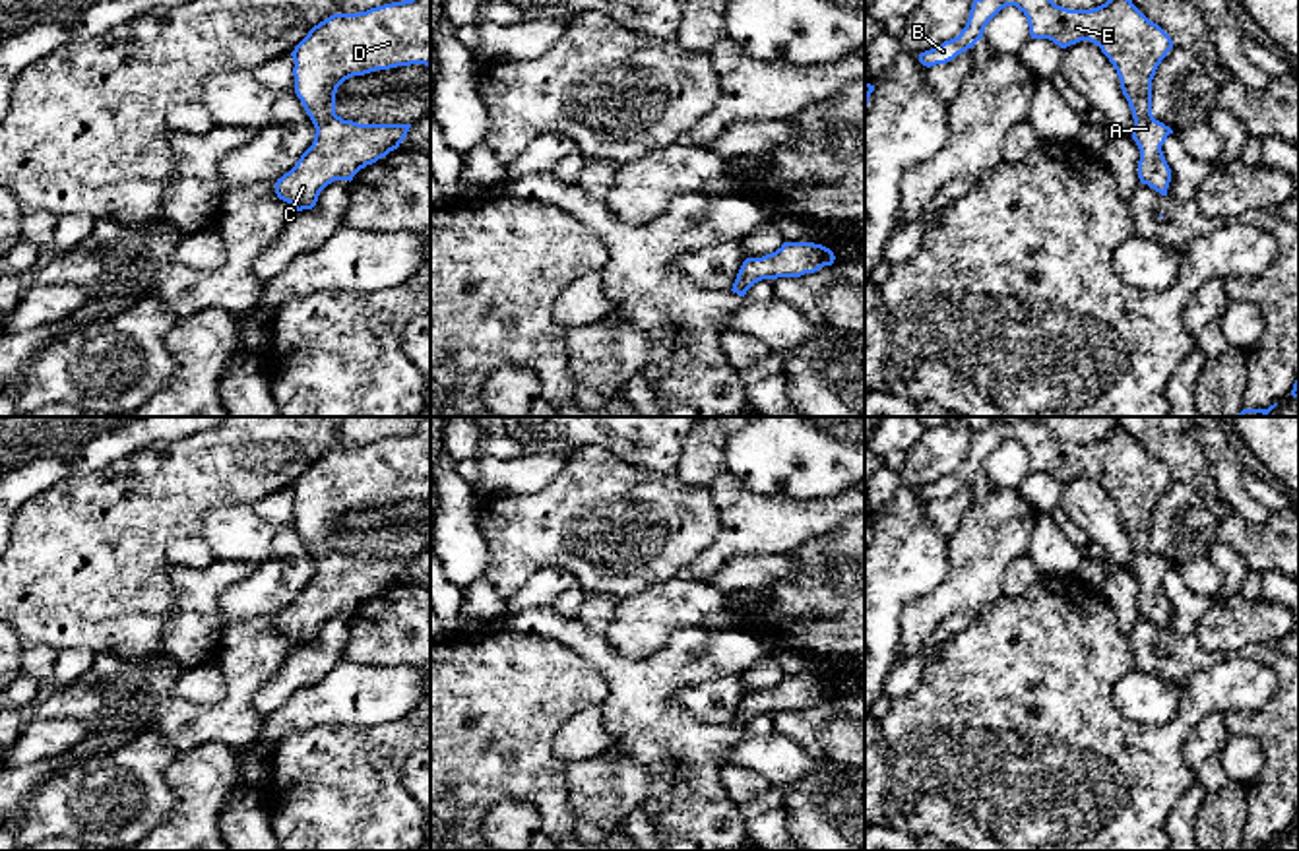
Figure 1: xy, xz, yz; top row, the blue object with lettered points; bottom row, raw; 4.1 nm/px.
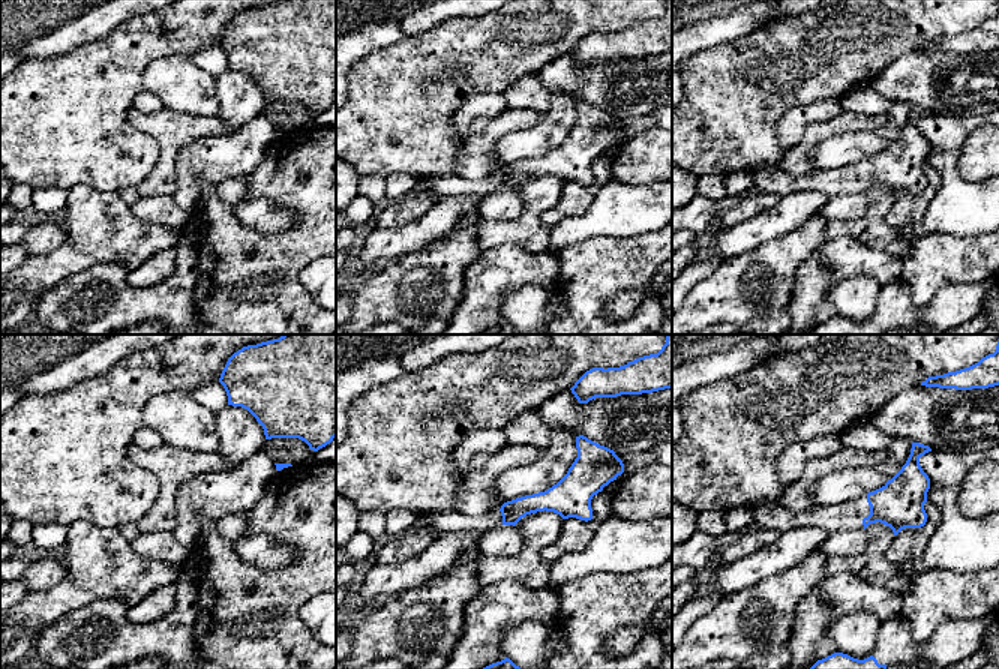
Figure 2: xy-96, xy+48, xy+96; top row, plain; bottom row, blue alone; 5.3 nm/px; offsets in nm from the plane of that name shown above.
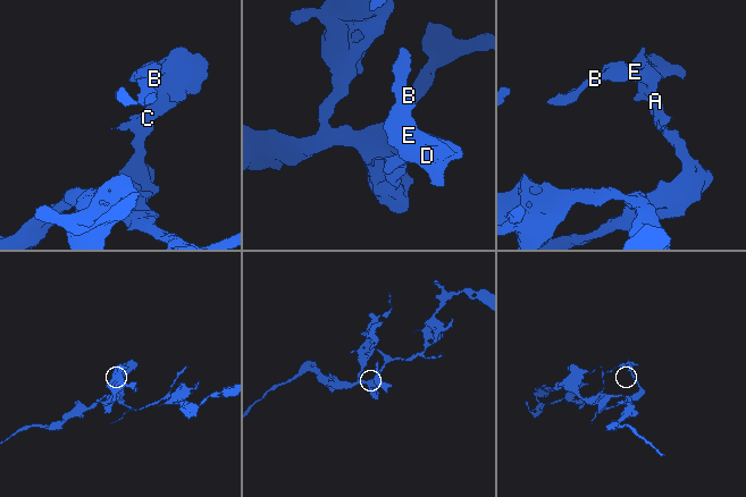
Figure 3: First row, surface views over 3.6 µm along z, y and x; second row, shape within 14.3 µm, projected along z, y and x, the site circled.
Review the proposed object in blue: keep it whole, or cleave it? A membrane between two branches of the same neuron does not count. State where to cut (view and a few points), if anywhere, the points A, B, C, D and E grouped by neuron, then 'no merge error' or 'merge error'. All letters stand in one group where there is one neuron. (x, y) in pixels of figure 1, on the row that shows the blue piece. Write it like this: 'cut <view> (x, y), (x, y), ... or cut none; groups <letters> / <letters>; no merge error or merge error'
cut none; groups A B C D E; no merge error

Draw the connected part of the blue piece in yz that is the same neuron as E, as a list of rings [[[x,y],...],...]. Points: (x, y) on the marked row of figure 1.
[[[973,0],[958,37],[919,54],[927,68],[946,64],[983,39],[987,23],[1006,6],[1016,6],[1030,25],[1031,39],[1049,39],[1061,48],[1090,41],[1109,58],[1132,110],[1132,140],[1140,149],[1138,178],[1167,196],[1171,169],[1161,145],[1173,134],[1152,114],[1152,79],[1173,48],[1171,37],[1150,21],[1132,0],[1107,0],[1092,10],[1068,10],[1053,0]]]

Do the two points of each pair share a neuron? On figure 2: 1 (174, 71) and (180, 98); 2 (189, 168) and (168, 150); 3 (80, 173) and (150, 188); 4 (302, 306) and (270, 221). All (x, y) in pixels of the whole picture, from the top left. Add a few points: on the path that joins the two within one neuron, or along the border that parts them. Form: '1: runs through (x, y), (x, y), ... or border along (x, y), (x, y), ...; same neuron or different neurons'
1: runs through (174, 77), (180, 92); same neuron
2: border along (206, 137), (188, 143), (179, 152), (174, 191); different neurons
3: border along (156, 155), (152, 170), (135, 186); different neurons
4: border along (294, 215), (284, 230), (255, 230), (240, 221); different neurons

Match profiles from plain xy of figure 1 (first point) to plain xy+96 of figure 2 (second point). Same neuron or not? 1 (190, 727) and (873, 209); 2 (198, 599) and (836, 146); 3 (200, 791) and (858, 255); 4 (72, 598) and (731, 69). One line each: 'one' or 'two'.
1: one
2: two
3: one
4: one

